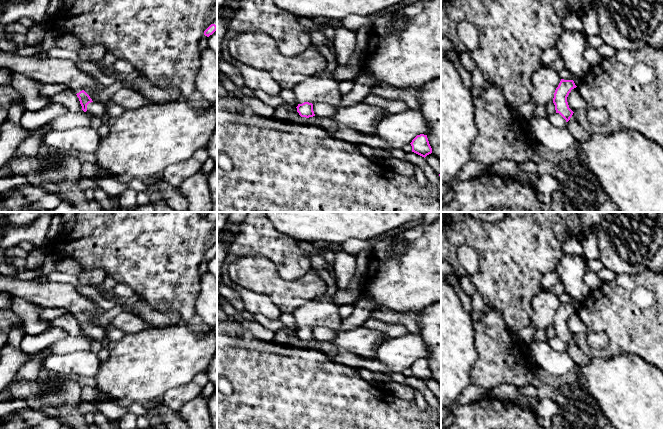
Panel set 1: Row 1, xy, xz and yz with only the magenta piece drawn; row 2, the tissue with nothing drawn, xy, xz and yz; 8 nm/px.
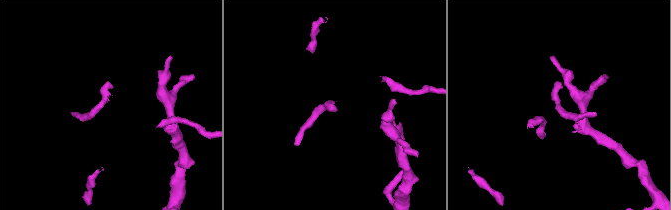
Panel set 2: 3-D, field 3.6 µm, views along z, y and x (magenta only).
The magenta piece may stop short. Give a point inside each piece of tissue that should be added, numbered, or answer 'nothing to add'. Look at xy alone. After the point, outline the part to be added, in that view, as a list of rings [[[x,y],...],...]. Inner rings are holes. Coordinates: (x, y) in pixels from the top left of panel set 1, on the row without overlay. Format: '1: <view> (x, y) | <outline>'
1: xy (97, 333) | [[[91,326],[87,329],[87,335],[99,342],[102,342],[106,335],[106,330],[101,327]]]

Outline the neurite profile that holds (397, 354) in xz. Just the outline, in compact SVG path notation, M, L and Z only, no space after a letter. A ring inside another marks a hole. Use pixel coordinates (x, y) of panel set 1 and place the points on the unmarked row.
M420 332L387 338L377 350L377 360L395 373L402 373L417 359L427 359L428 355L429 349Z

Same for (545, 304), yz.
M542 289L533 297L531 305L533 308L531 325L533 325L536 330L546 330L553 325L555 314L561 302L559 297L554 293Z

